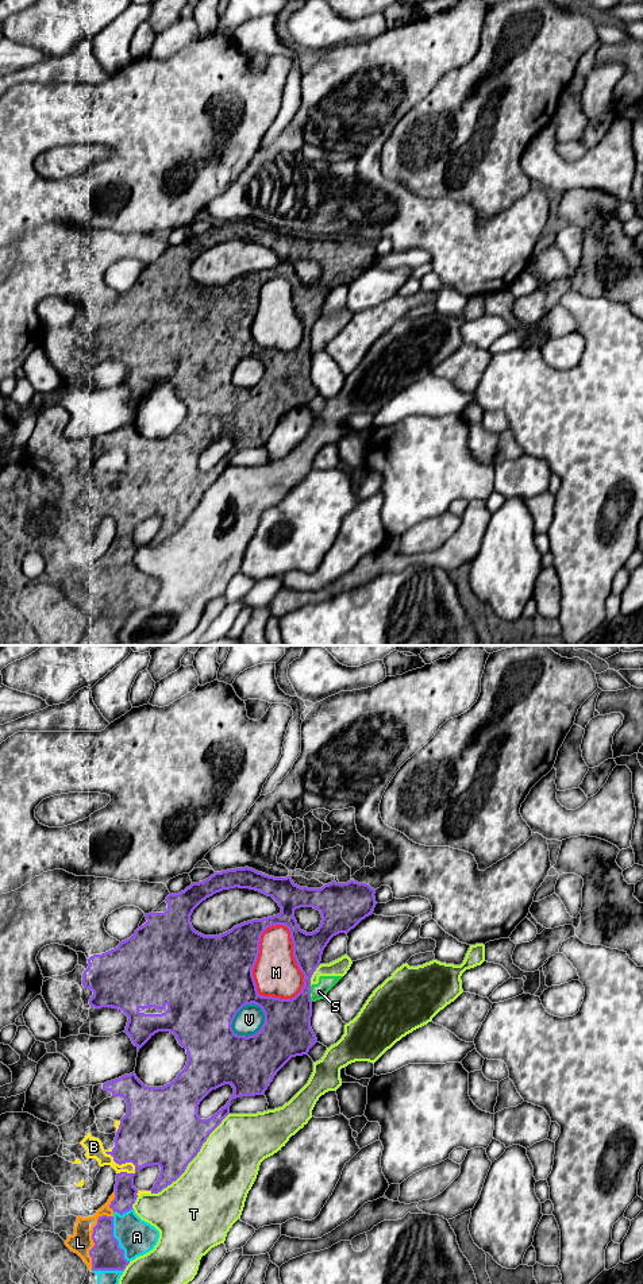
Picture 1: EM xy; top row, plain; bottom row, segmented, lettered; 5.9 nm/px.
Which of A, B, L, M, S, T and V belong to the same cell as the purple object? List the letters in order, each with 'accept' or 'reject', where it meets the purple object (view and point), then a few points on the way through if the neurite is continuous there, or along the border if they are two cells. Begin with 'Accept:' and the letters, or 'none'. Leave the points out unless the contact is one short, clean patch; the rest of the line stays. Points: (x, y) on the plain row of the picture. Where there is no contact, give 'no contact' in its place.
Accept: A, B, L
A: accept; contact xy (116, 592)
B: accept; contact xy (122, 515)
L: accept; contact xy (92, 589)
M: reject; contact xy (251, 322)
S: reject; contact xy (310, 342); border xy (310, 338), (311, 344)
T: reject; contact xy (193, 509)
V: reject; contact xy (257, 384)

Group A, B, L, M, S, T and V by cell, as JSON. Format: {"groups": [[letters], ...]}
{"groups": [["A", "B", "L"], ["M", "S", "T", "V"]]}

